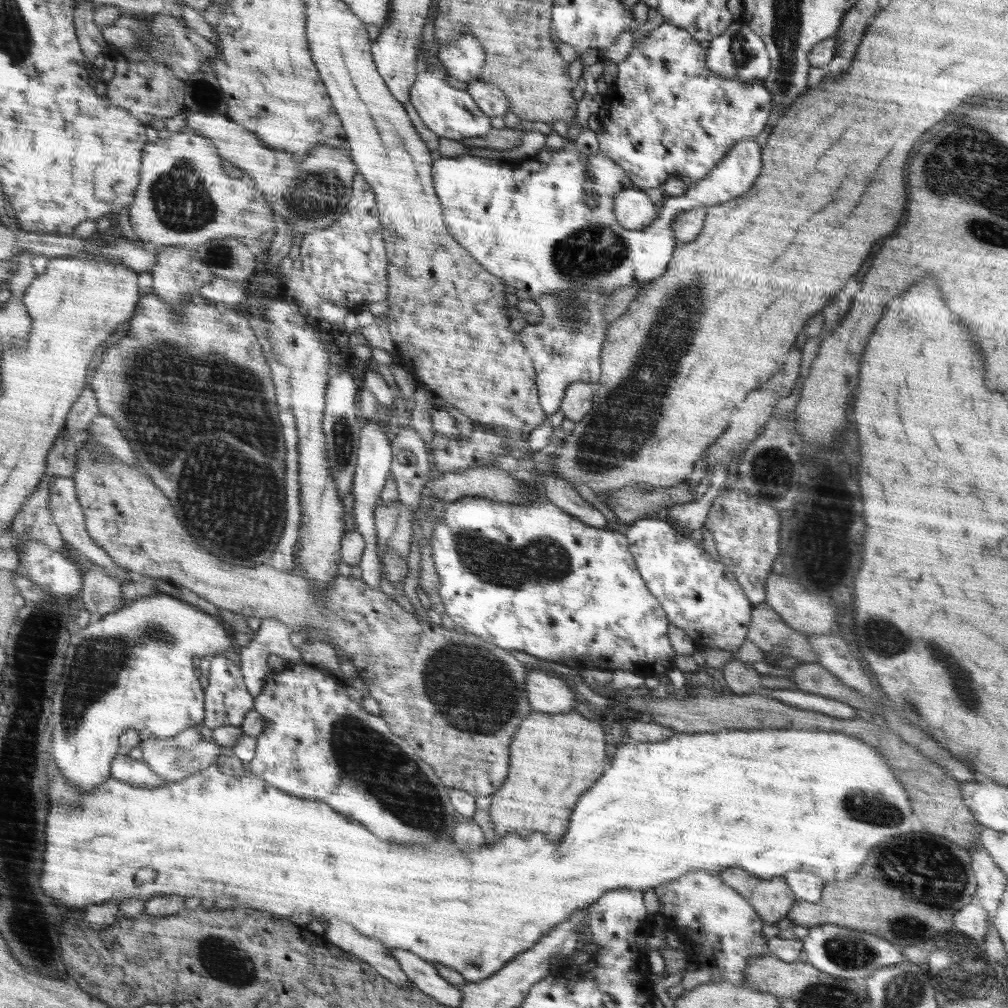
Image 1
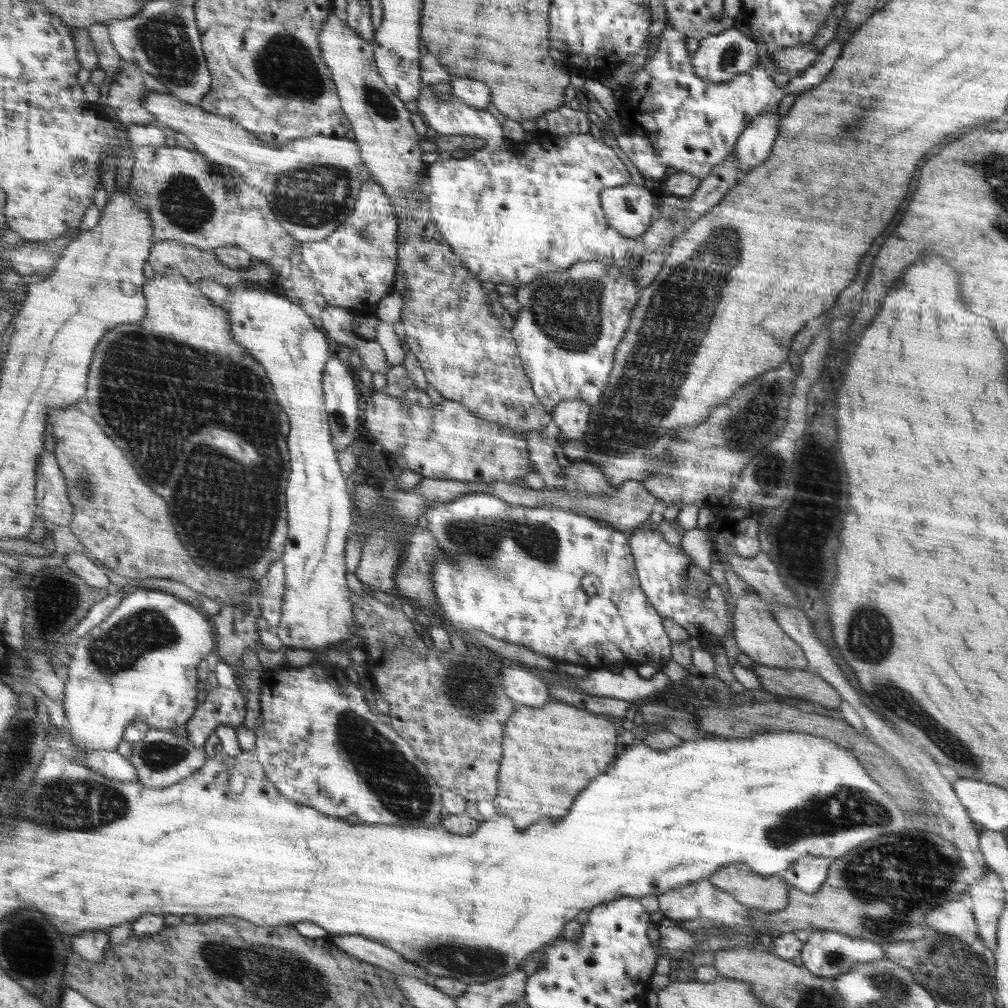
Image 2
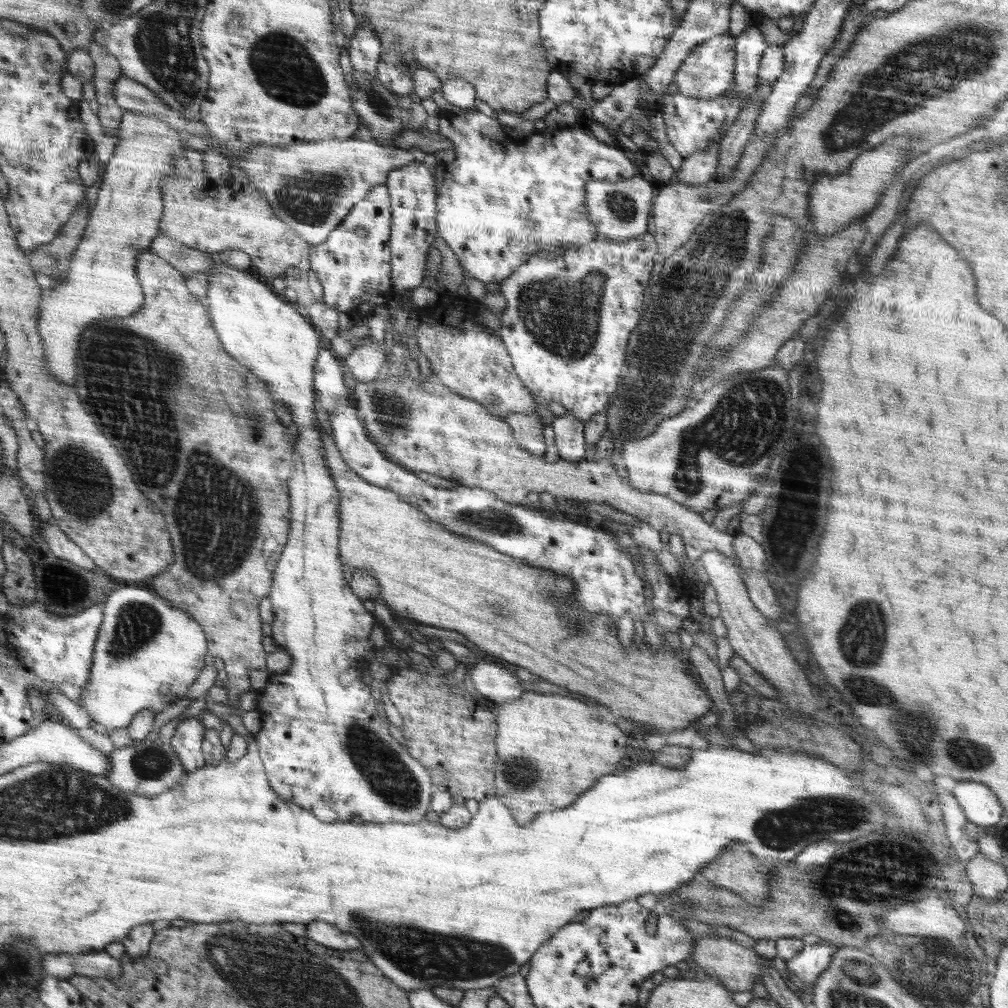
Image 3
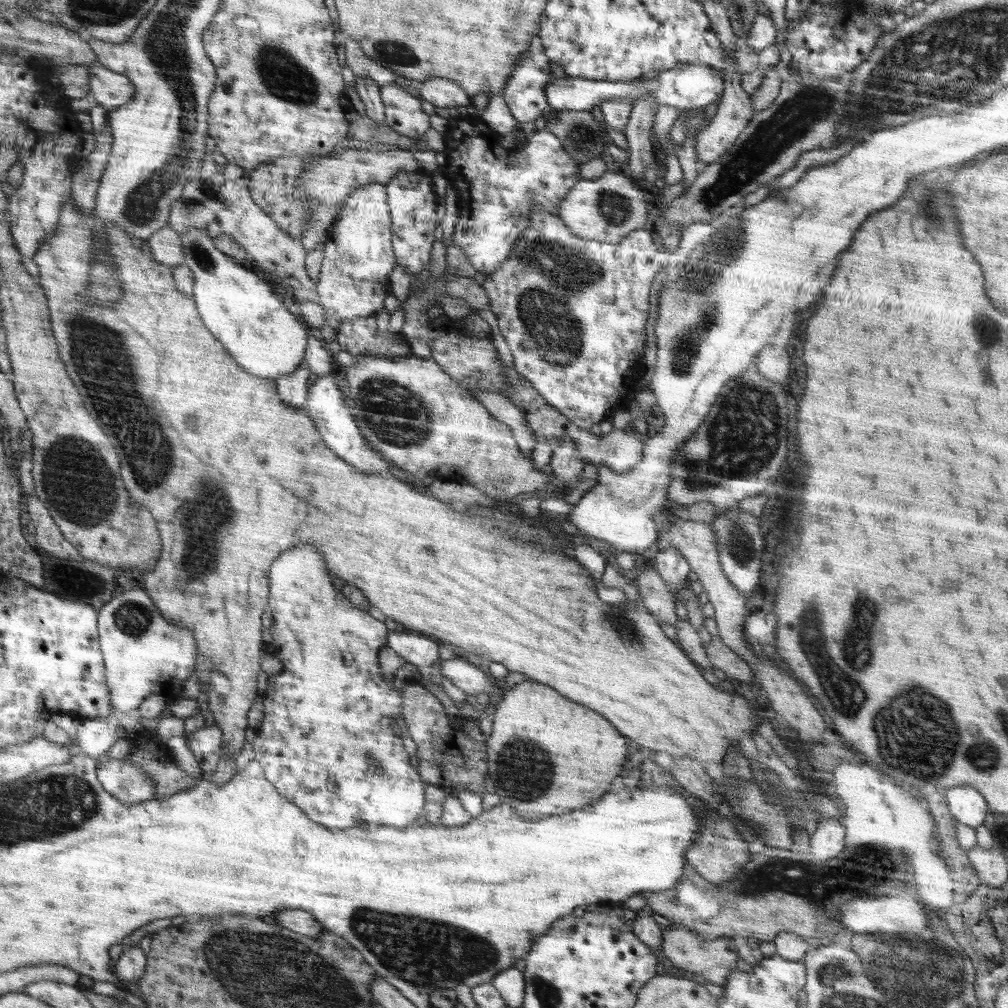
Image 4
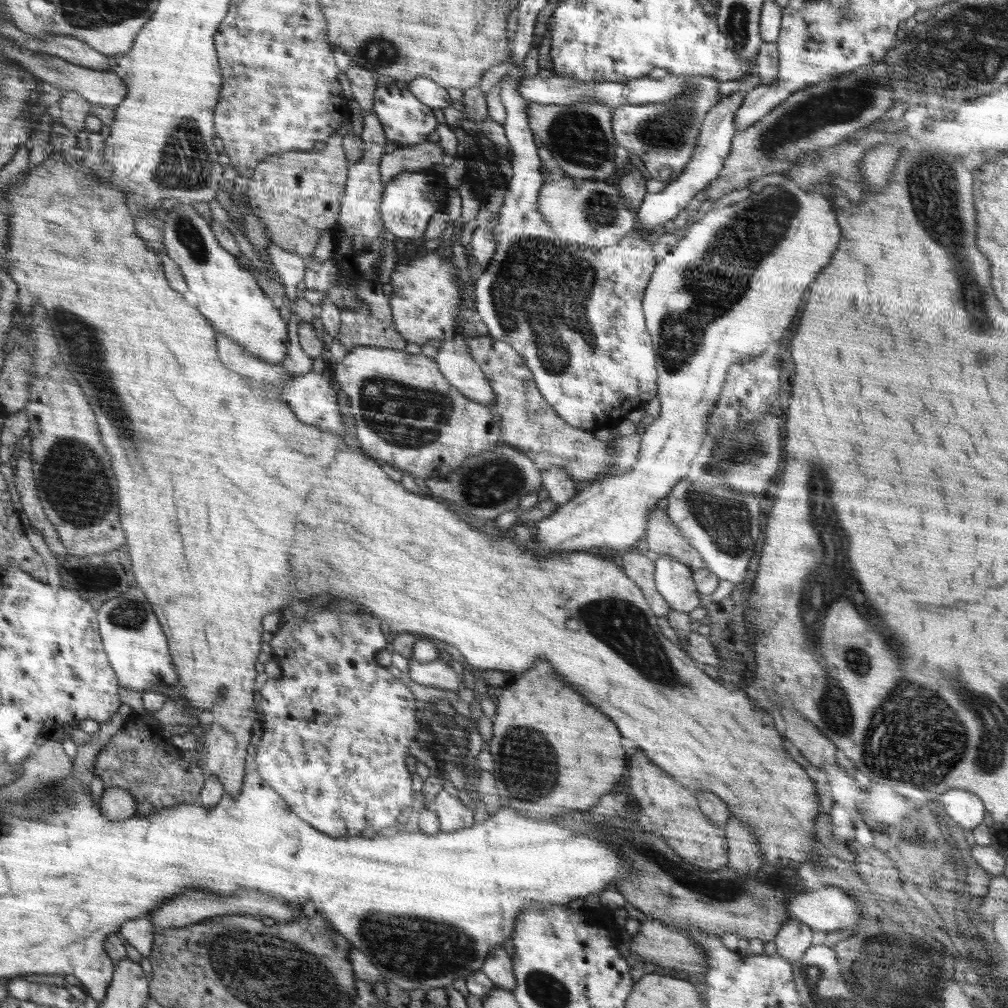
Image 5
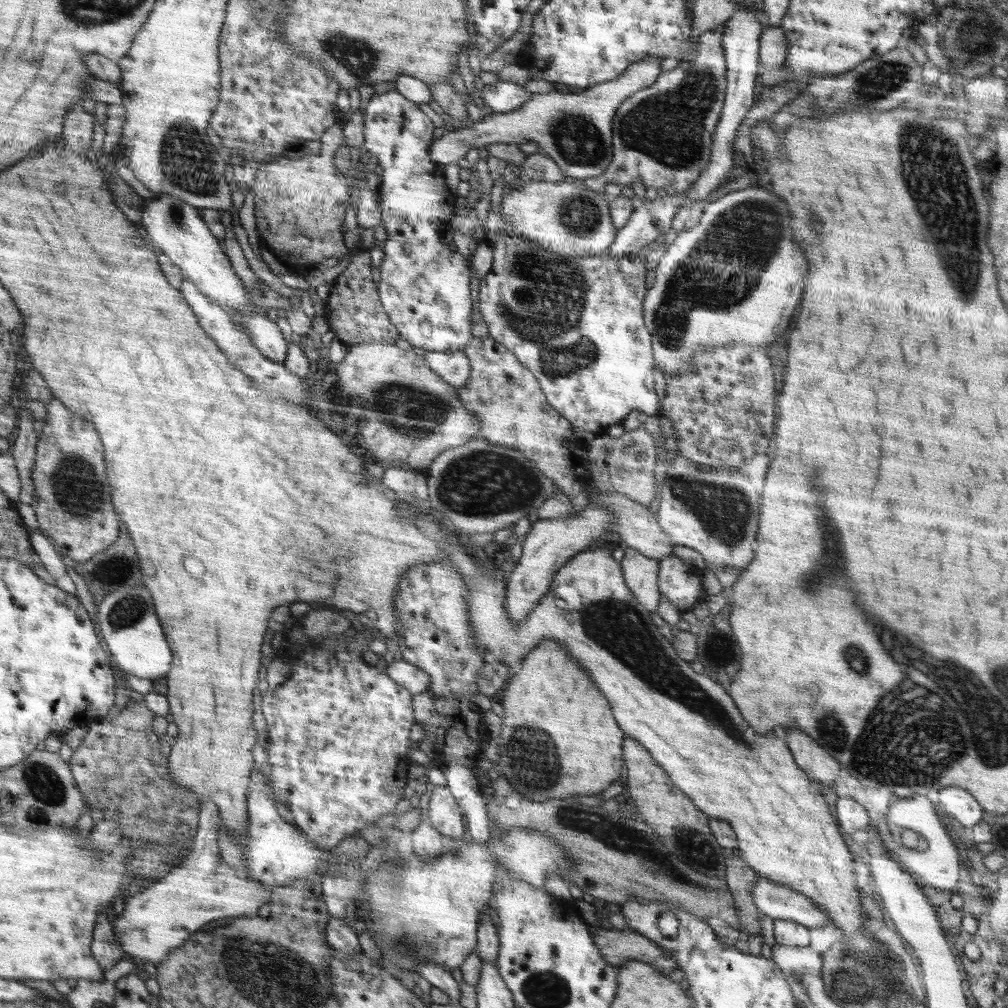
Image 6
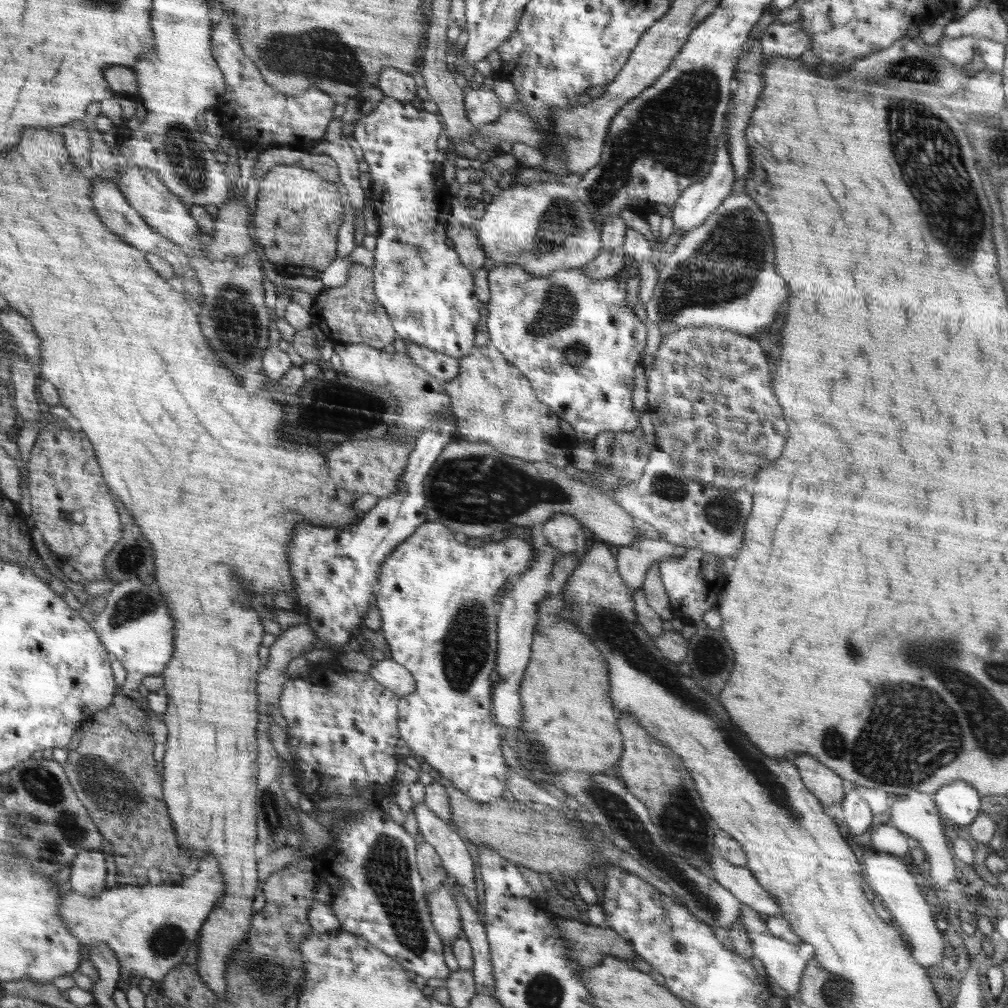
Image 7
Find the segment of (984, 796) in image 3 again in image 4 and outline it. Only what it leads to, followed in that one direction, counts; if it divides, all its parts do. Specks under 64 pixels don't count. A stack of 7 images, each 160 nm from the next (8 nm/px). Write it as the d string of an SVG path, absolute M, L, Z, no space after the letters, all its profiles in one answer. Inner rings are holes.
M954 786L943 790L945 802L957 822L976 828L990 812L986 799L973 786Z

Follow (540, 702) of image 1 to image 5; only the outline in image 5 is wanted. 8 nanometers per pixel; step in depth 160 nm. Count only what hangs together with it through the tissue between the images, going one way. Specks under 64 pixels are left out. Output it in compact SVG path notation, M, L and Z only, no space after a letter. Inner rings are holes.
M410 660L408 665L408 674L406 676L406 679L412 682L416 682L416 684L422 684L422 686L433 686L439 689L445 689L445 690L453 690L458 692L460 688L459 685L465 685L462 684L462 679L460 677L457 677L456 671L454 671L454 668L450 663L448 662L442 662L441 660L433 660L432 662L427 663L421 663L417 660Z

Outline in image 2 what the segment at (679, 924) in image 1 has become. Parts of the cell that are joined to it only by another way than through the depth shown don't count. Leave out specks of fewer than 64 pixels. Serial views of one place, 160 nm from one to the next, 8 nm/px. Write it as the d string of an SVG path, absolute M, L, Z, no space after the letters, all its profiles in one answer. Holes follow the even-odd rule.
M700 879L687 885L678 886L658 895L659 909L664 912L666 918L677 922L692 920L695 918L708 918L726 926L751 926L750 907L740 903L730 891L722 890L709 879Z

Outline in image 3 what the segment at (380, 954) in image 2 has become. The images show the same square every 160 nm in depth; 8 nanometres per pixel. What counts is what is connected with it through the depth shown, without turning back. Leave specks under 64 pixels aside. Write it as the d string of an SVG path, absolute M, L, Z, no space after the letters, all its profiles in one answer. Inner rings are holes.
M324 921L305 924L305 936L321 945L340 950L361 950L360 941L352 934L346 934Z

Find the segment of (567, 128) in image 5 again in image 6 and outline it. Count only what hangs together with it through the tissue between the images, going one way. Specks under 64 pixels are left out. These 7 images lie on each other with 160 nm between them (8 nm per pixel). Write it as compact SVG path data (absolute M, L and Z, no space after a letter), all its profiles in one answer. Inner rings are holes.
M644 58L632 64L617 79L586 89L558 89L548 93L534 93L517 109L504 113L486 114L472 126L445 135L432 143L429 155L439 167L465 158L470 148L482 148L489 144L526 144L536 142L541 153L551 158L557 167L571 180L581 181L600 177L613 160L614 117L619 106L639 90L647 89L658 80L661 60Z

